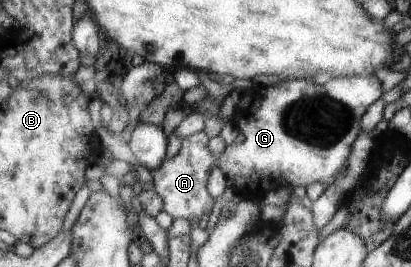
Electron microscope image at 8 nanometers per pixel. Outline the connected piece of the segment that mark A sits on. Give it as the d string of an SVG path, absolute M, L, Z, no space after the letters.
M203 130L182 138L178 152L170 158L164 158L158 167L151 171L155 192L162 200L162 211L171 215L173 219L200 219L209 215L204 212L211 209L214 199L206 191L206 179L210 170L216 165L207 148L209 138Z

